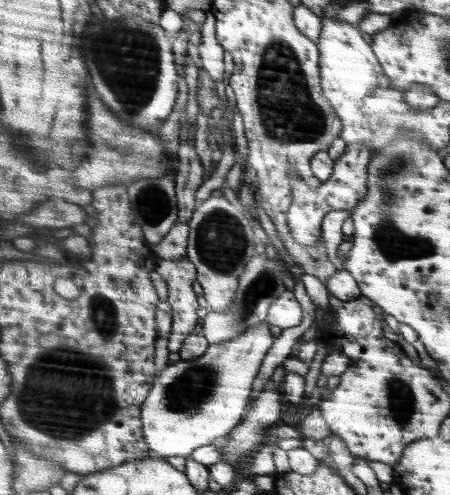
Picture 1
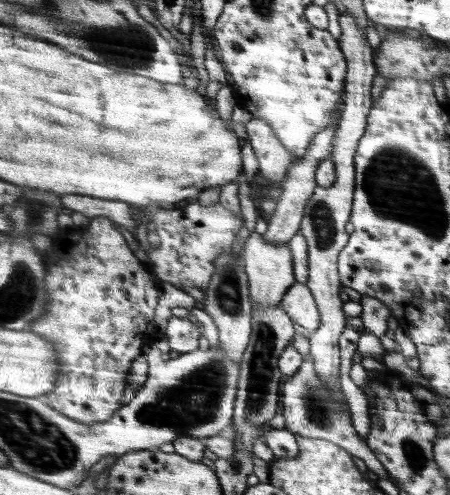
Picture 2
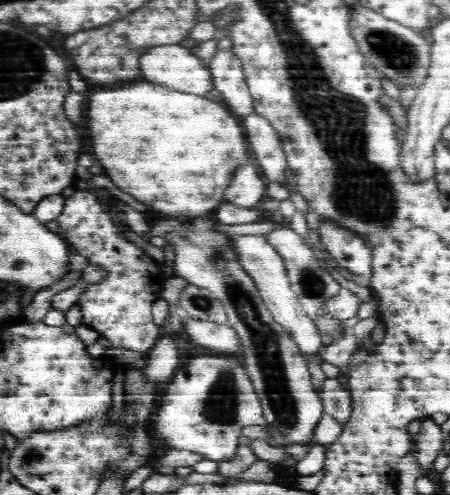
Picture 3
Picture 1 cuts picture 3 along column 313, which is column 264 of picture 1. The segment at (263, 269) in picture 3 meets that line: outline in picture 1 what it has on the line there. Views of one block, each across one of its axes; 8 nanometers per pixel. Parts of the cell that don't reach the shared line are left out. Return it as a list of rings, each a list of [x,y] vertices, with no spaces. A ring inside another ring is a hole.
[[[263,320],[239,338],[211,344],[207,354],[199,358],[169,362],[163,372],[157,372],[155,386],[143,404],[141,428],[149,450],[165,460],[173,456],[187,460],[201,446],[229,436],[243,422],[253,384],[273,342],[271,322]]]

